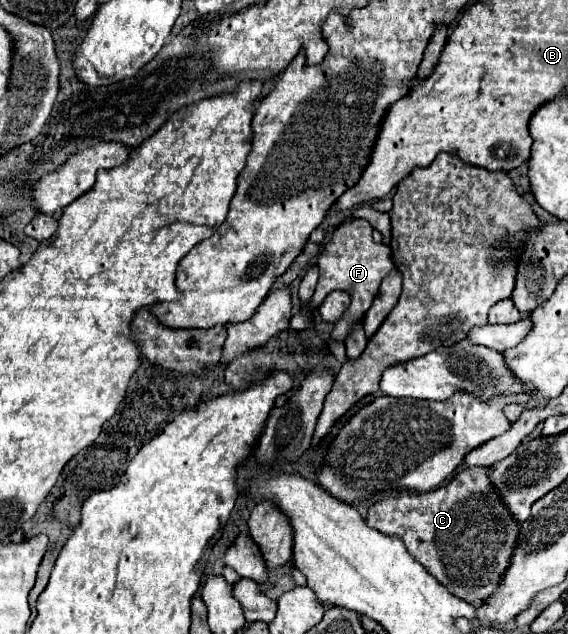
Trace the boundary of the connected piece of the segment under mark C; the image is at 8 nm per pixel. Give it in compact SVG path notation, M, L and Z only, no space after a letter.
M467 468L435 490L403 490L391 494L375 502L365 518L369 528L399 536L409 554L423 564L439 584L475 608L483 604L499 586L499 580L503 580L519 536L519 522L507 512L503 500L499 500L499 494L491 488L489 470L491 468Z

